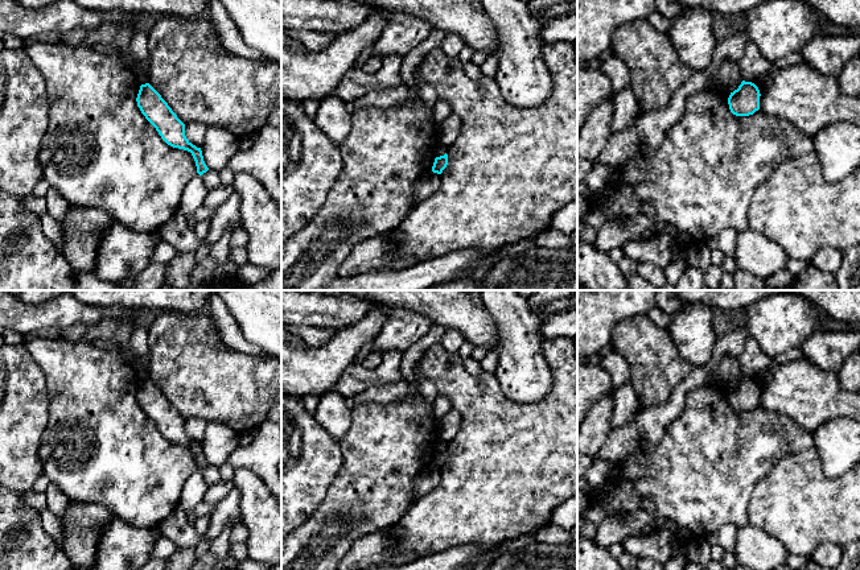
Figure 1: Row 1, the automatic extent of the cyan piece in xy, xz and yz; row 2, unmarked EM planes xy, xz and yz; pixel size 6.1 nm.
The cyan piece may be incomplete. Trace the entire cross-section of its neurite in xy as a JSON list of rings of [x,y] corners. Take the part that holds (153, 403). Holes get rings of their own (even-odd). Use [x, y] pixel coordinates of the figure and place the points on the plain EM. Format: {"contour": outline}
{"contour": [[[149,379],[140,381],[136,397],[141,409],[168,441],[192,449],[199,471],[209,466],[203,457],[201,443],[197,443],[186,434],[185,420]]]}

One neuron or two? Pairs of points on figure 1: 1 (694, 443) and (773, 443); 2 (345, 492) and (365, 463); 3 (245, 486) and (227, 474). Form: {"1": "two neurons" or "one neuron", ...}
{"1": "one neuron", "2": "one neuron", "3": "two neurons"}

